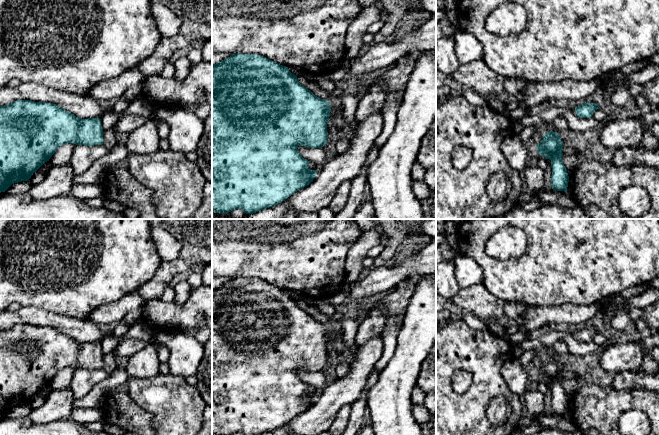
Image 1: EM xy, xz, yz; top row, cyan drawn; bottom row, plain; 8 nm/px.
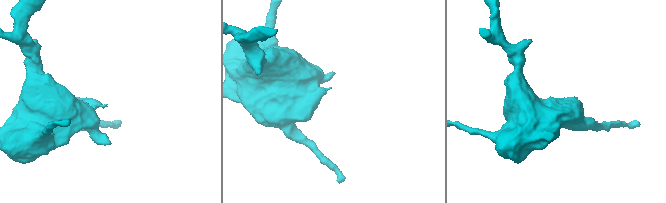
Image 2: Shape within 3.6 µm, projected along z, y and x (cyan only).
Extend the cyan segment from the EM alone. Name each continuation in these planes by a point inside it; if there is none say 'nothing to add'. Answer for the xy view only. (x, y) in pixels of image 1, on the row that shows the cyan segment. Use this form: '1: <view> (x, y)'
nothing to add

